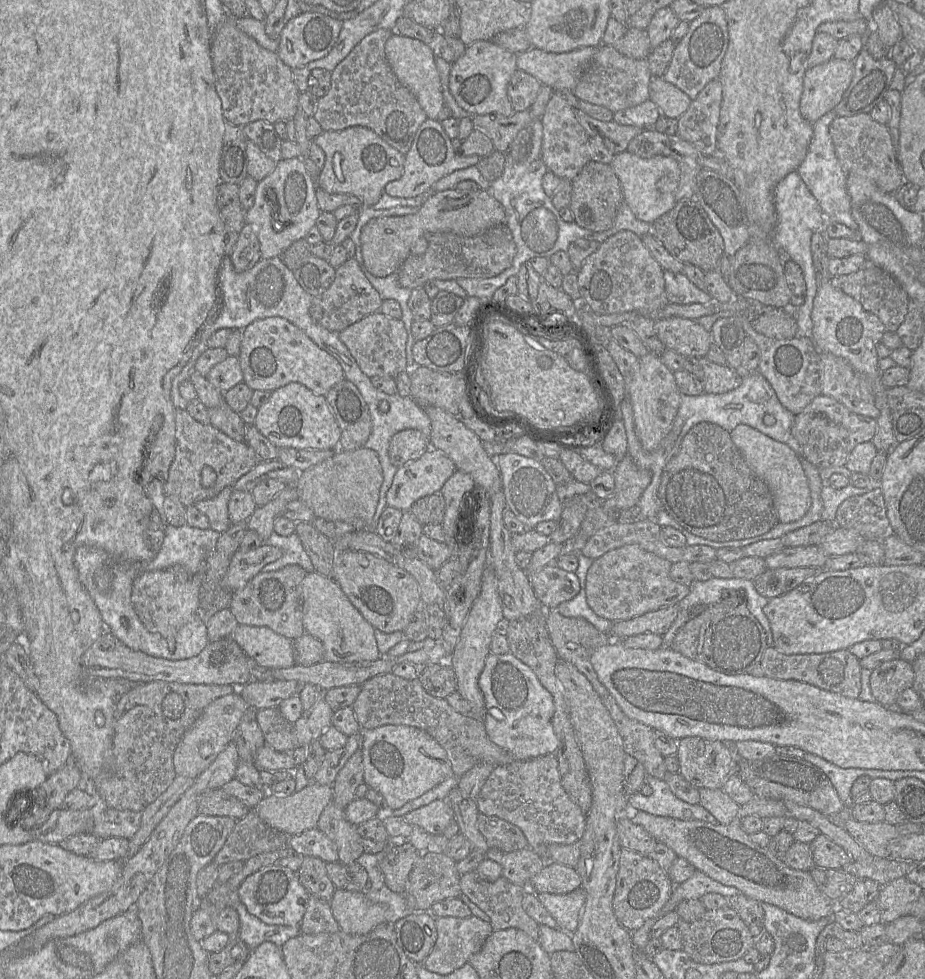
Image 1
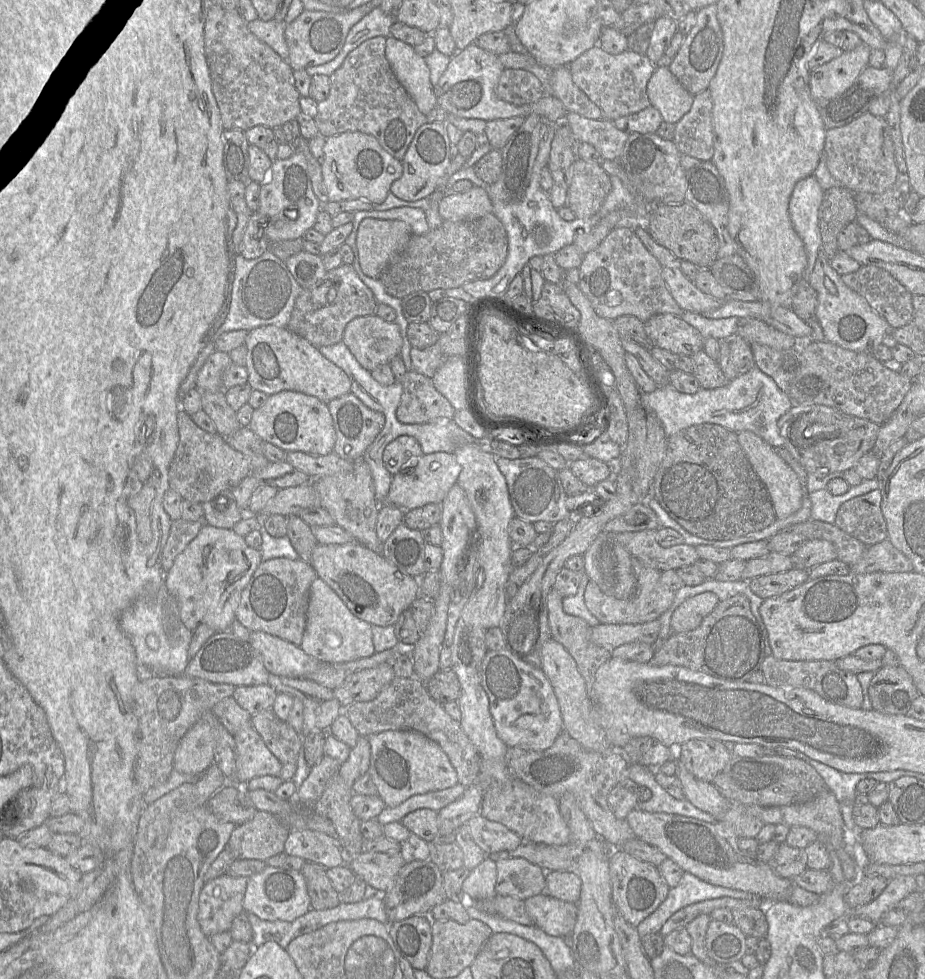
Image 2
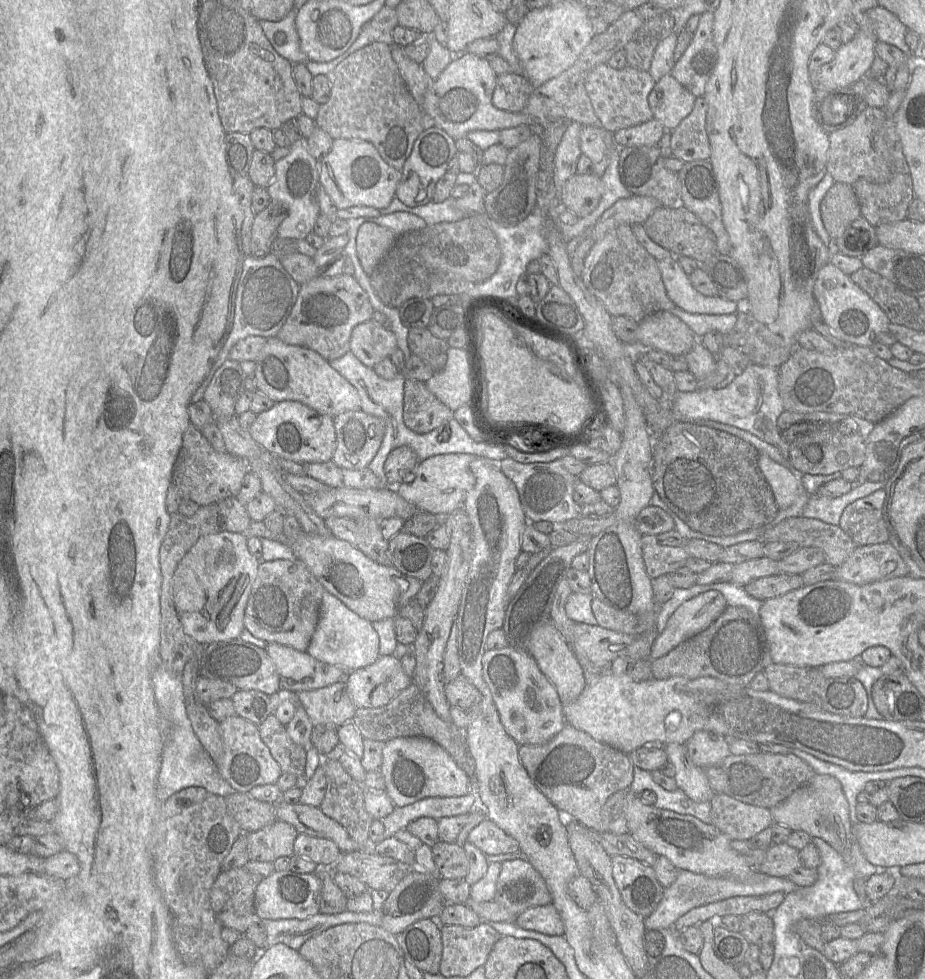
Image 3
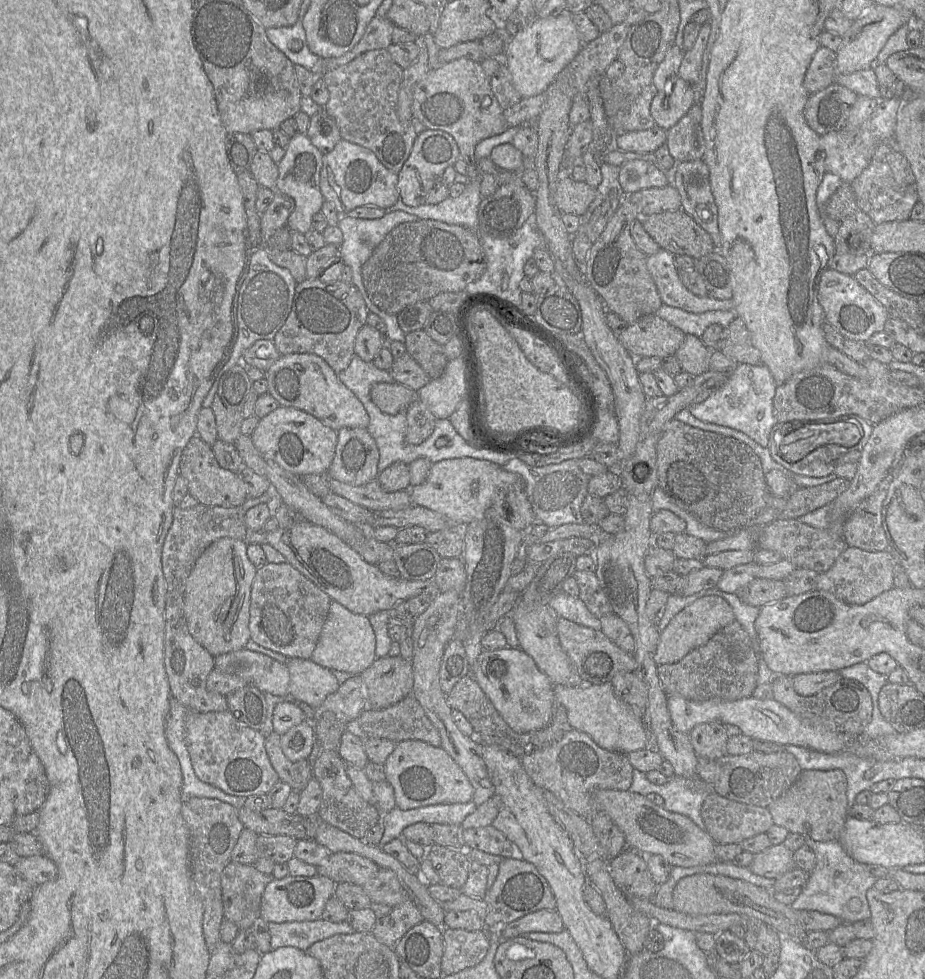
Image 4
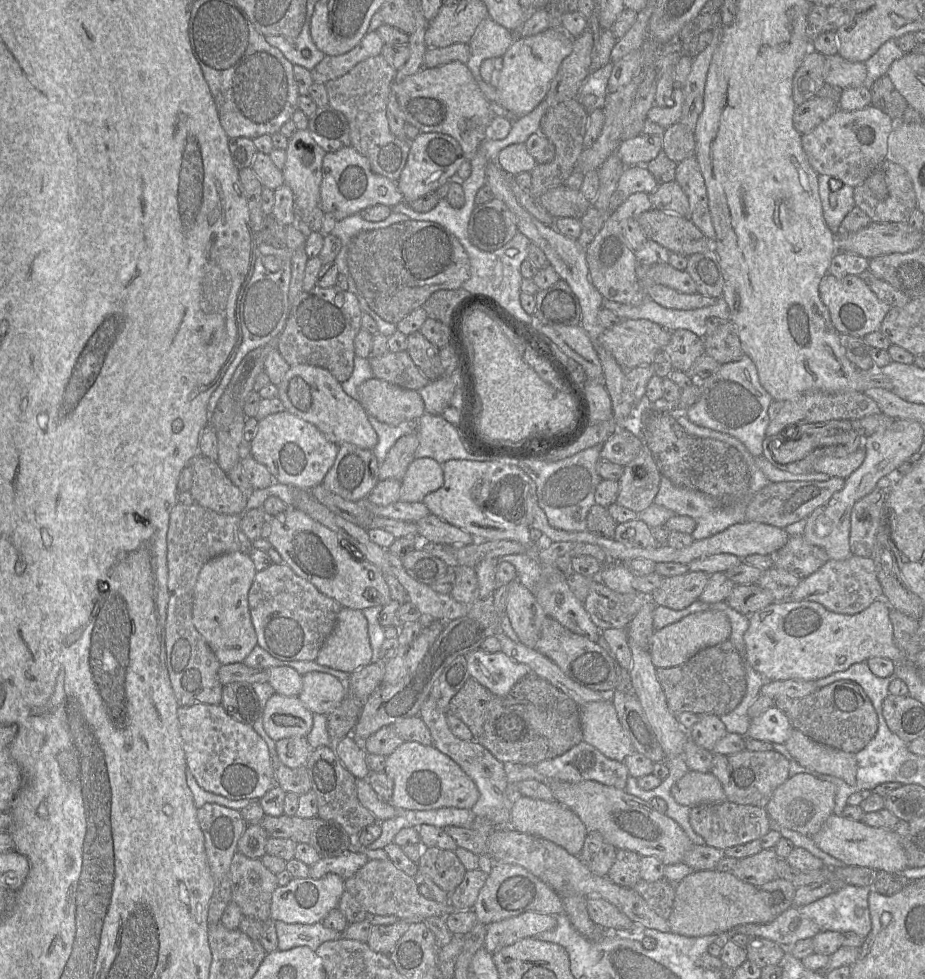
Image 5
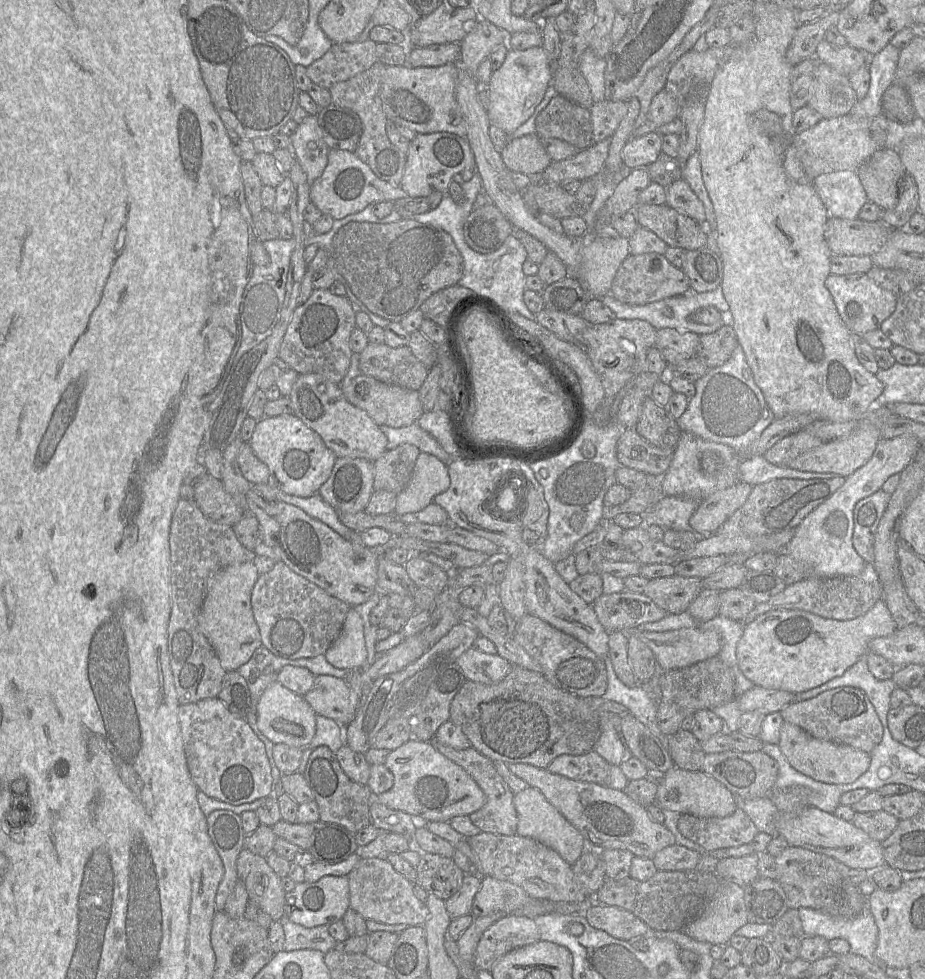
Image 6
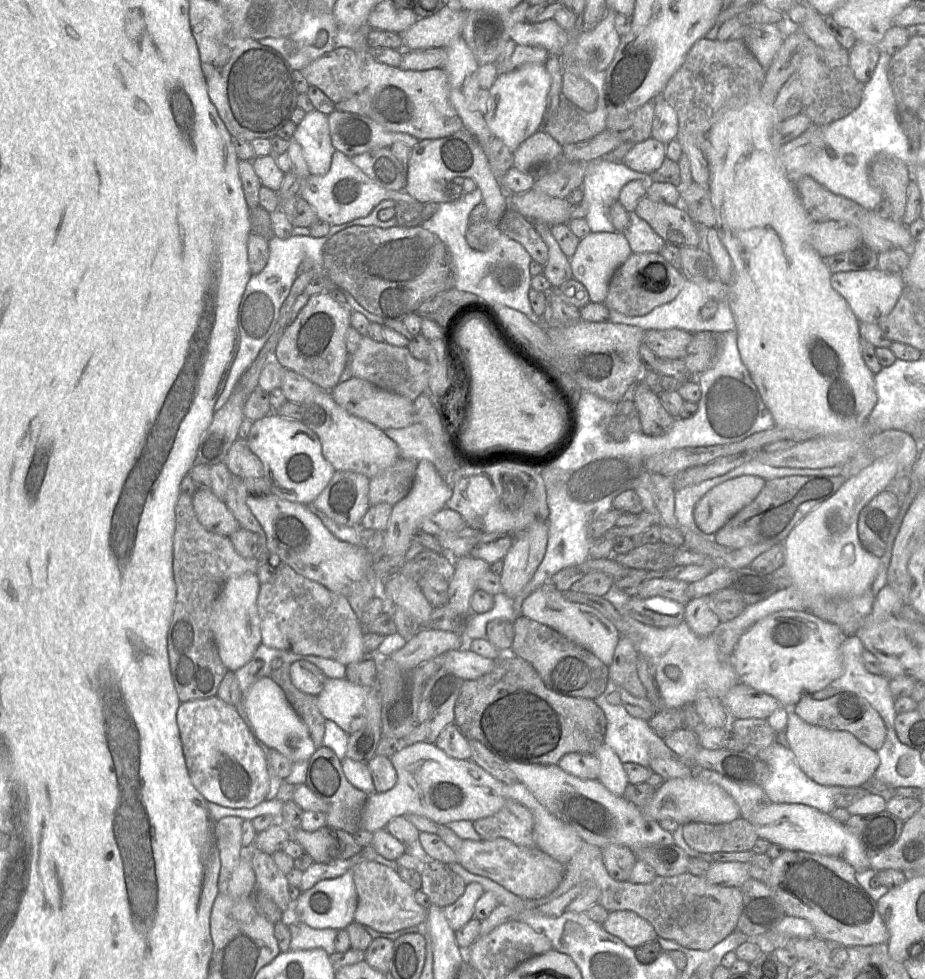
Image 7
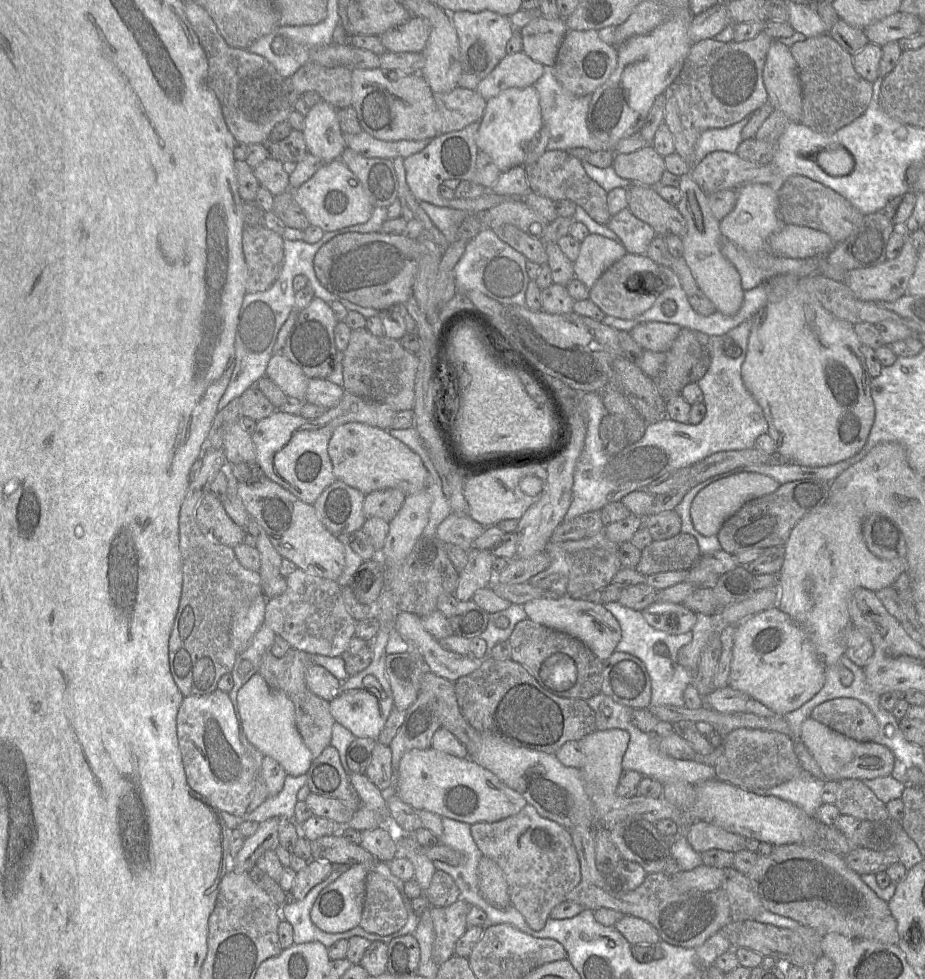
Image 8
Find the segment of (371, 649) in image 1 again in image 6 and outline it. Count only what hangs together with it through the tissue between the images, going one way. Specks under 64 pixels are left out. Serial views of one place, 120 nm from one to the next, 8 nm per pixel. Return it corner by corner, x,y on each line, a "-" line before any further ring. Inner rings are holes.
354,607
348,611
339,637
324,656
328,663
338,669
364,669
367,666
363,622

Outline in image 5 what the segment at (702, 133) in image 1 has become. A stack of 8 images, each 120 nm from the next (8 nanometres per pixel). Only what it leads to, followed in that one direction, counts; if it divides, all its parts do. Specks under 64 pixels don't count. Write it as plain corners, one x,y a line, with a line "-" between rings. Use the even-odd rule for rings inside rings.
676,122
665,129
663,148
666,156
679,163
687,157
695,155
694,132
681,122

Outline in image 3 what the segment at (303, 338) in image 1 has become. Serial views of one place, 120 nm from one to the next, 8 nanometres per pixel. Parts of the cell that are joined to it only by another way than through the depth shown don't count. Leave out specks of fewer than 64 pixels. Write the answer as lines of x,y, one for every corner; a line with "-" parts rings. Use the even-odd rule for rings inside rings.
278,337
267,338
255,360
255,366
257,392
275,403
285,400
298,401
320,414
331,417
361,409
361,400
356,388
314,350
286,344

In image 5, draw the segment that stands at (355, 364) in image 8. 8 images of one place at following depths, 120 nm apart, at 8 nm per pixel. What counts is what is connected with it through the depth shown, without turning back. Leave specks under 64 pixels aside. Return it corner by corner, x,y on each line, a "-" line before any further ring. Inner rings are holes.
406,350
389,351
380,357
369,357
368,360
374,378
401,388
419,391
430,382
414,364

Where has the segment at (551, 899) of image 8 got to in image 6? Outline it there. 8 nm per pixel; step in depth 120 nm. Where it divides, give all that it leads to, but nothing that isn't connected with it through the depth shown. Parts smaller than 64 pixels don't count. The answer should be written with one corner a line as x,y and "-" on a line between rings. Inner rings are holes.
435,736
428,742
431,742
441,754
466,770
483,790
486,802
481,809
469,815
472,823
482,832
509,836
515,835
518,825
518,815
513,803
514,793
498,774
493,762
472,747
457,750
440,743

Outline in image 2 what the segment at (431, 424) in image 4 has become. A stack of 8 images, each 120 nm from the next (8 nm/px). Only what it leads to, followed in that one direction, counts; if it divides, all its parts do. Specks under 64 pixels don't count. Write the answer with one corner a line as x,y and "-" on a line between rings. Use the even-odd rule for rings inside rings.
414,370
402,378
403,392
396,411
397,419
404,424
425,424
437,418
453,419
456,410
437,391
431,378

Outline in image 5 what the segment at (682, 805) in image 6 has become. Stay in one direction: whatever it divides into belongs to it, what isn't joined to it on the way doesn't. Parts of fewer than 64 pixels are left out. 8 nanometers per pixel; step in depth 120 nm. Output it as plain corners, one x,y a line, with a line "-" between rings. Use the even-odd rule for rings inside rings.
689,770
674,783
671,794
677,803
690,807
727,800
722,784
710,772

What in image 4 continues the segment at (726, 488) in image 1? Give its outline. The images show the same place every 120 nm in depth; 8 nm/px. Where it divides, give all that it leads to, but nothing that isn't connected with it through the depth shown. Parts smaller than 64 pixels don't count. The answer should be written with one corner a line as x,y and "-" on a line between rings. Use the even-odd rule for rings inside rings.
673,418
663,427
656,454
658,487
706,527
724,532
737,531
749,525
768,503
770,492
759,457
750,446
735,438
695,428

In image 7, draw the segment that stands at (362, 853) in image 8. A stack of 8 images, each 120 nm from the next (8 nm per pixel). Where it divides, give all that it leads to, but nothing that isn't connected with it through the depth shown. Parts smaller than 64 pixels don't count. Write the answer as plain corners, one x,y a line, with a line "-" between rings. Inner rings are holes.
328,825
316,831
291,829
291,839
298,842
314,862
346,860
362,850
353,834

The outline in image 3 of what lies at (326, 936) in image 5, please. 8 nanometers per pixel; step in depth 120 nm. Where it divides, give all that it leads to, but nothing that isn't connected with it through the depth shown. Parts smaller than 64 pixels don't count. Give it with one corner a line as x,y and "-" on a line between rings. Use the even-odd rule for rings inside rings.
345,910
339,914
317,913
305,919
262,920
262,922
266,930
266,949
281,943
298,951
306,940
337,925
365,922
381,926
382,910
359,913

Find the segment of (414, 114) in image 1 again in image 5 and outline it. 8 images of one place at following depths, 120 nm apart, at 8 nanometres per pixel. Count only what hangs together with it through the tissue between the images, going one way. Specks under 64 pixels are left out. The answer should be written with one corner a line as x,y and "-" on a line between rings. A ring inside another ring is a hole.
379,54
356,64
343,76
325,83
329,105
342,112
348,120
351,145
369,161
373,172
397,182
404,168
412,140
400,139
391,133
387,119
387,105
397,70

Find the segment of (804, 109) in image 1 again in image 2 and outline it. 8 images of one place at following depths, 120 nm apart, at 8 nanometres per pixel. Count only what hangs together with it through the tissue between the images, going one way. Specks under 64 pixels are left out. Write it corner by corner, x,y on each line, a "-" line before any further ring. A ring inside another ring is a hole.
865,43
843,52
836,58
810,71
810,92
815,101
842,94
869,65
871,48

